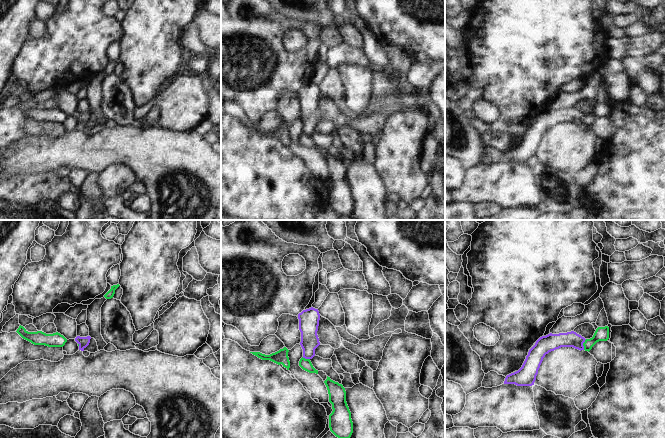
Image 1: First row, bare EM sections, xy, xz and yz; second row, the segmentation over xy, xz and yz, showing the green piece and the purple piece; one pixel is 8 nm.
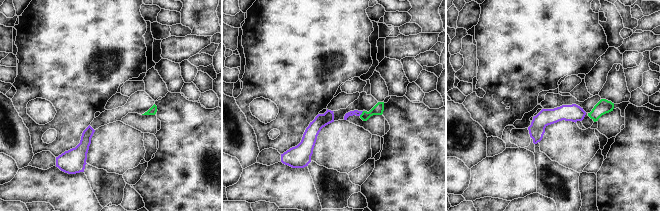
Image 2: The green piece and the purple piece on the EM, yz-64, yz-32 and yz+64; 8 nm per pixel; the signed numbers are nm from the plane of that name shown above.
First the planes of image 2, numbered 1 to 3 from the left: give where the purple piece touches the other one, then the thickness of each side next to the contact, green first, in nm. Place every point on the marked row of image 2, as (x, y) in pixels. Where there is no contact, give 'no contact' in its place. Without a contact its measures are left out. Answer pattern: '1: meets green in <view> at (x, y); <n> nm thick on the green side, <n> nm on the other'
1: no contact
2: meets green in yz-32 at (362, 113); 90 nm thick on the green side, 50 nm on the other
3: no contact

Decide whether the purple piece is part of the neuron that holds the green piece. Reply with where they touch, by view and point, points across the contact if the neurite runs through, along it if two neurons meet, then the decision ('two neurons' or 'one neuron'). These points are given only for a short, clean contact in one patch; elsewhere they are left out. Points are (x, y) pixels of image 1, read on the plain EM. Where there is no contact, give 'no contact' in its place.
meets green in yz at (583, 120); border along yz (586, 115), (583, 119), (583, 125); two neurons

